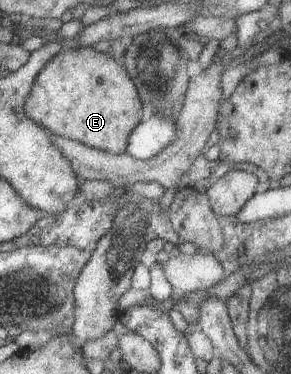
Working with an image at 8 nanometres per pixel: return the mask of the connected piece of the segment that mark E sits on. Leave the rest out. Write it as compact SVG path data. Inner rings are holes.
M81 46L64 51L46 65L36 78L25 108L33 120L48 128L51 133L80 141L94 149L122 155L128 152L130 135L133 135L134 129L142 122L142 105L138 87L126 67L122 67L112 54L96 51L92 46Z

